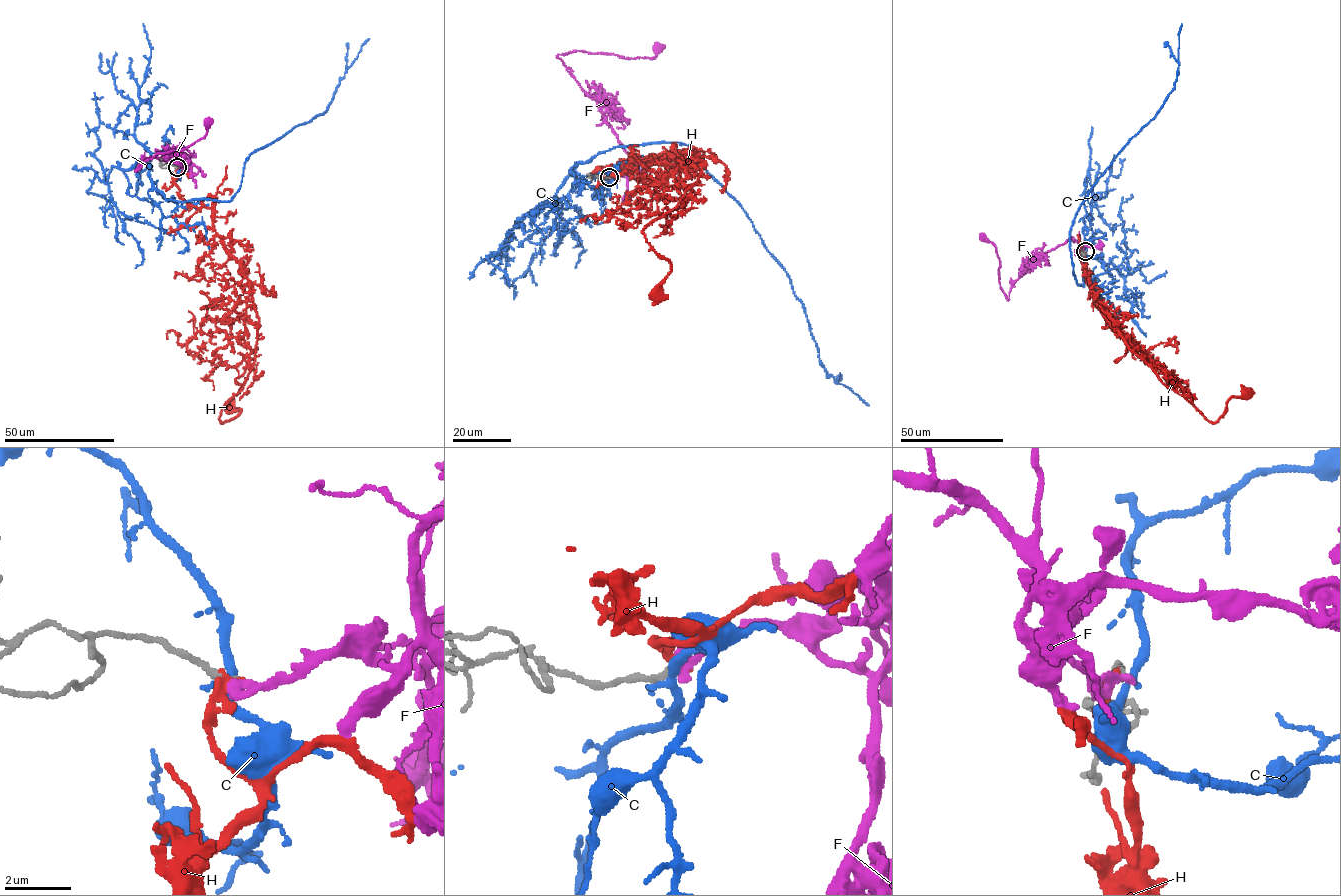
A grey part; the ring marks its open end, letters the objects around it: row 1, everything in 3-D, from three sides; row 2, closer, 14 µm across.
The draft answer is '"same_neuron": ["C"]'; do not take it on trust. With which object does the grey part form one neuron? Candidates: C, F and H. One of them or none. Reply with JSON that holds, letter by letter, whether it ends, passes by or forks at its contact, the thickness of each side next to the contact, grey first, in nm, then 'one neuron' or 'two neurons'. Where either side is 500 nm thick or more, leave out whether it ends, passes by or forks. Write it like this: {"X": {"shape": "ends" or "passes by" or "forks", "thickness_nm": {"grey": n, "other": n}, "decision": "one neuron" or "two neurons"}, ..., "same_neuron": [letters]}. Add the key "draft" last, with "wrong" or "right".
{"C": {"shape": "passes by", "thickness_nm": {"grey": 200, "other": 280}, "decision": "two neurons"}, "F": {"shape": "ends", "thickness_nm": {"grey": 200, "other": 360}, "decision": "two neurons"}, "H": {"shape": "ends", "thickness_nm": {"grey": 220, "other": 260}, "decision": "two neurons"}, "same_neuron": [], "draft": "wrong"}

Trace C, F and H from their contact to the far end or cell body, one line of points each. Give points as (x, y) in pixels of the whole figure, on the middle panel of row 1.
C: (609, 177), (590, 187), (572, 168), (616, 147), (693, 146), (786, 272), (826, 372), (868, 405)
F: (610, 177), (621, 173), (627, 178), (631, 158), (599, 105), (557, 56), (580, 51), (652, 58), (658, 45)
H: (610, 177), (610, 165), (649, 161), (663, 152), (705, 161), (677, 206), (642, 230), (670, 263), (657, 294)

